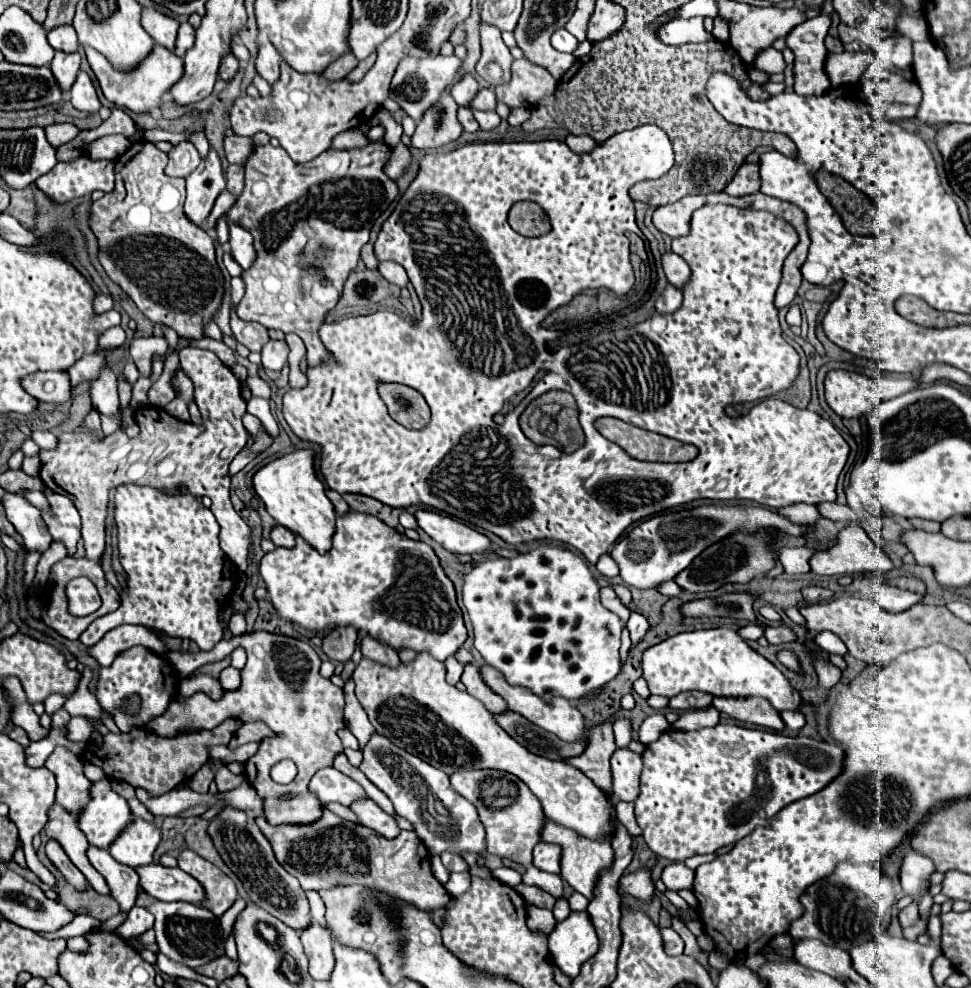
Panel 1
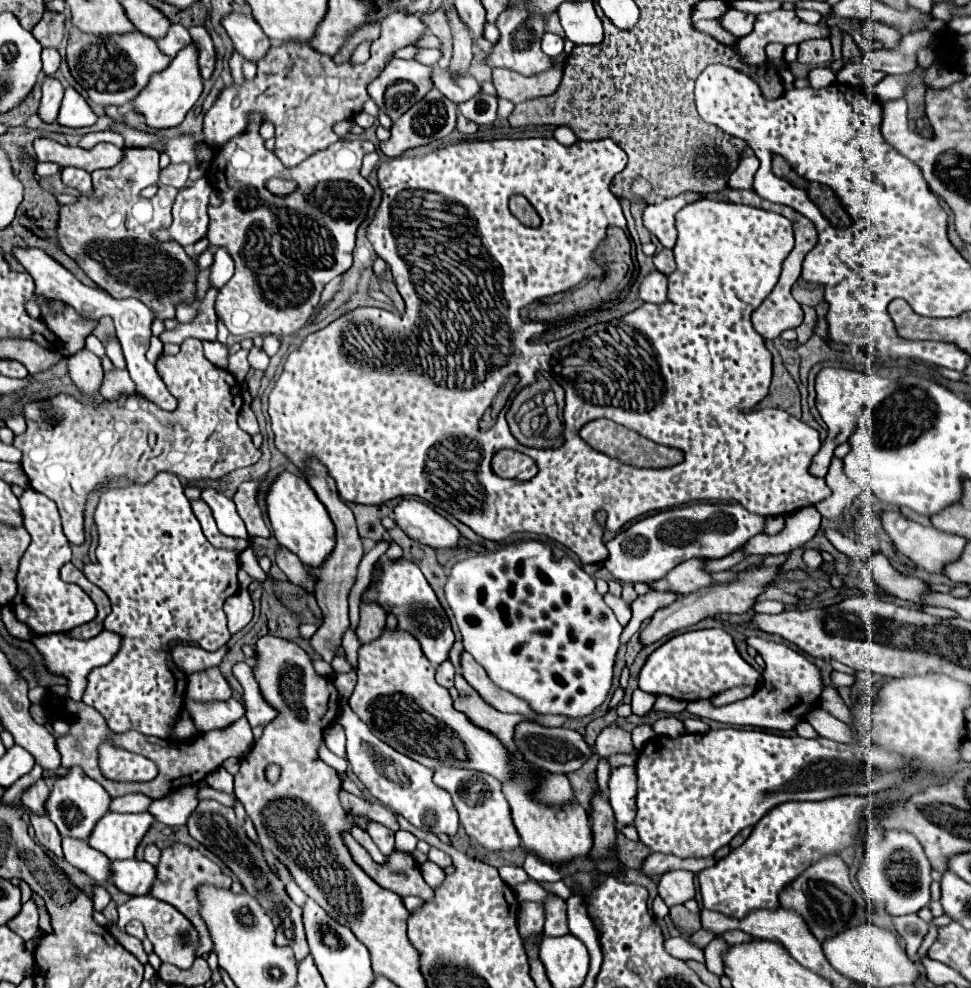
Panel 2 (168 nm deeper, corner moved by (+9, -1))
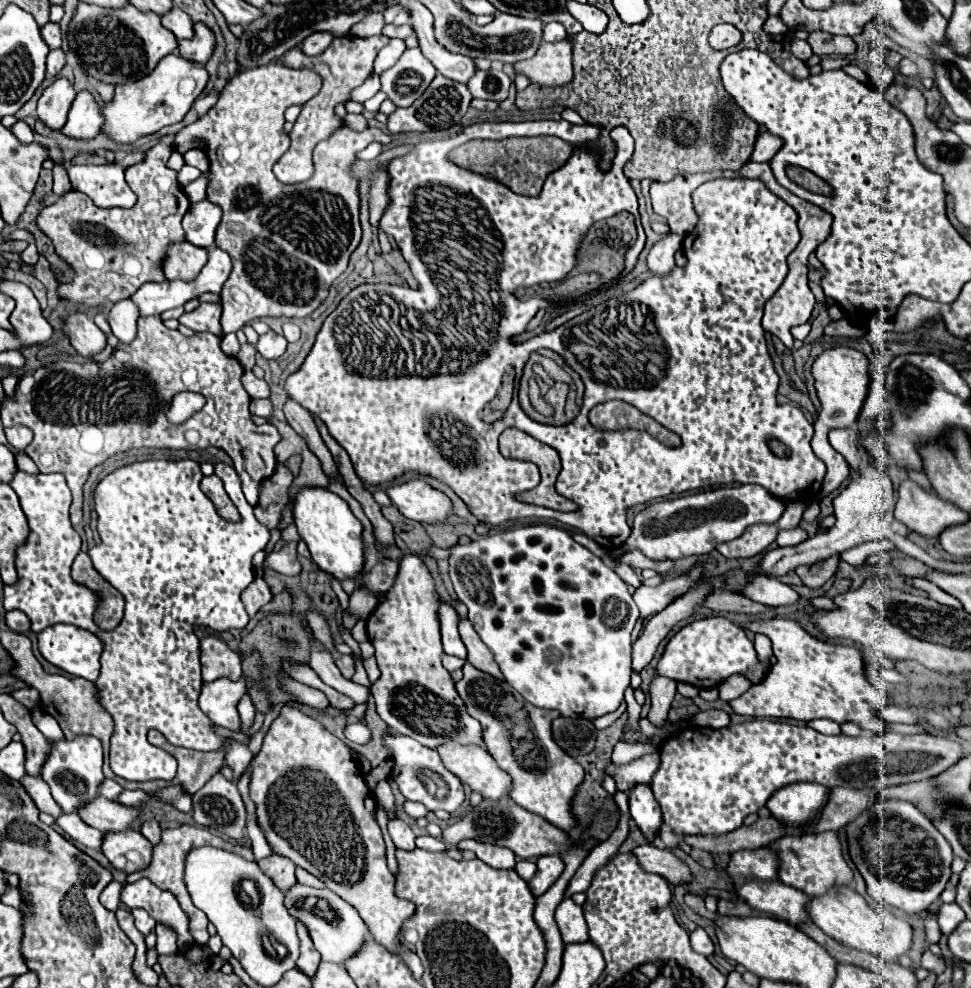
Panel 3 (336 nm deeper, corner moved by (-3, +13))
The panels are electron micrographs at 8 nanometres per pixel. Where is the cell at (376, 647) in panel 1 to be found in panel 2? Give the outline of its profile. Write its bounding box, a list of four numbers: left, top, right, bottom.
[356,600,386,644]

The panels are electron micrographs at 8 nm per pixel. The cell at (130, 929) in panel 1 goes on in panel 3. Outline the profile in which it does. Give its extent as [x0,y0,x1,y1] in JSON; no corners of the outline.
[132,908,156,936]

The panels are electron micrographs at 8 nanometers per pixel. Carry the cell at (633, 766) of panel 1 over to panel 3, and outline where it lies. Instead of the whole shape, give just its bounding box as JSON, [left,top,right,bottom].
[628,784,660,840]

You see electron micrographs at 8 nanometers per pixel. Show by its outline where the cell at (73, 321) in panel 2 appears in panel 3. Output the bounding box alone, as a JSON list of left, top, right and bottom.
[38,144,190,308]

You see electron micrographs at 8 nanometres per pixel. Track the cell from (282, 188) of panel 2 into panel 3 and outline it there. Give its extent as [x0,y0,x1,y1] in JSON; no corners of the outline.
[274,36,390,184]

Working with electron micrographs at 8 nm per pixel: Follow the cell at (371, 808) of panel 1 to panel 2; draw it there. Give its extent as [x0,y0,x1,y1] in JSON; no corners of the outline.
[368,822,396,856]

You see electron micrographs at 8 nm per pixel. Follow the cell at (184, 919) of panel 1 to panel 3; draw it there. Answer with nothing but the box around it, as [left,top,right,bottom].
[122,878,194,948]

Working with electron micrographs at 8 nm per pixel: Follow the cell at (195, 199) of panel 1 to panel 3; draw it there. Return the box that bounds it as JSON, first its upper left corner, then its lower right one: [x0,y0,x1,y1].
[182,198,222,248]

